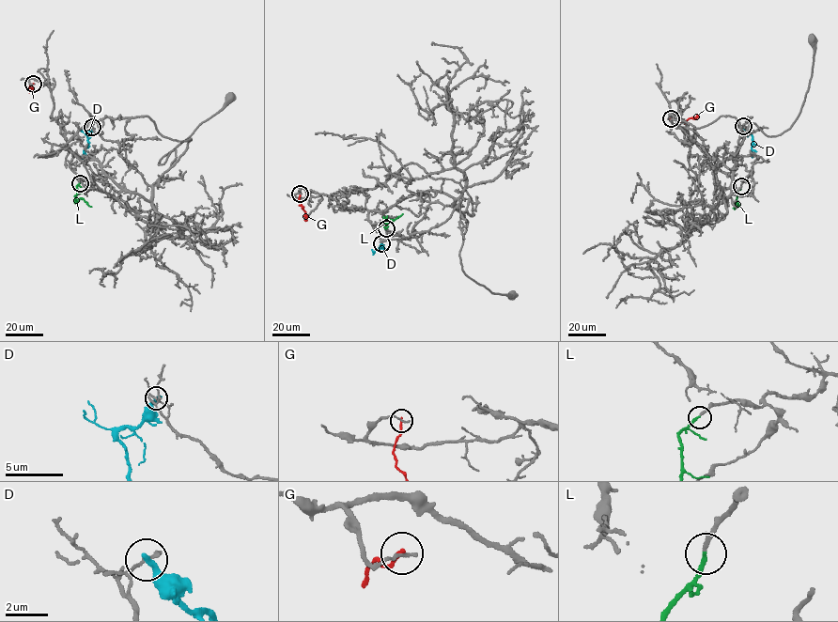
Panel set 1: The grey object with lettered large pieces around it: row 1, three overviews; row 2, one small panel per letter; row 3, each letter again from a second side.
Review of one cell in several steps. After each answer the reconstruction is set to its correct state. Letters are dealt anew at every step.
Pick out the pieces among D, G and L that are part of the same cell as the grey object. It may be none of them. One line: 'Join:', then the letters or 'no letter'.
Join: L

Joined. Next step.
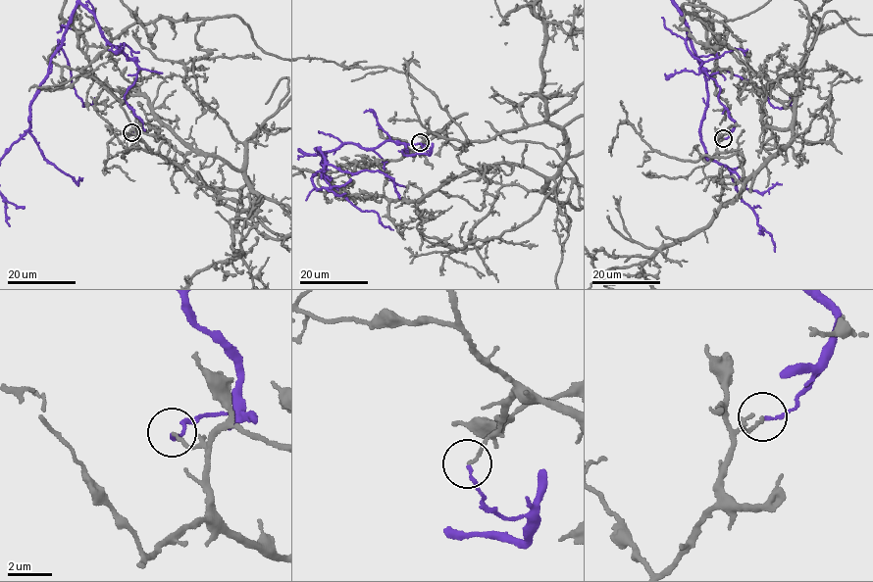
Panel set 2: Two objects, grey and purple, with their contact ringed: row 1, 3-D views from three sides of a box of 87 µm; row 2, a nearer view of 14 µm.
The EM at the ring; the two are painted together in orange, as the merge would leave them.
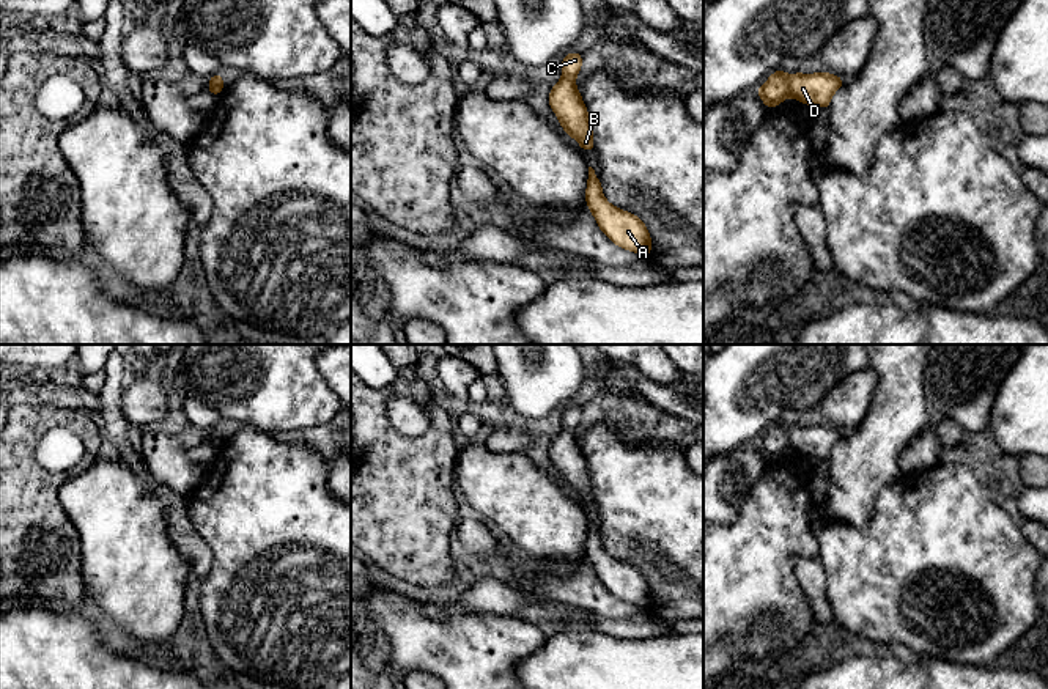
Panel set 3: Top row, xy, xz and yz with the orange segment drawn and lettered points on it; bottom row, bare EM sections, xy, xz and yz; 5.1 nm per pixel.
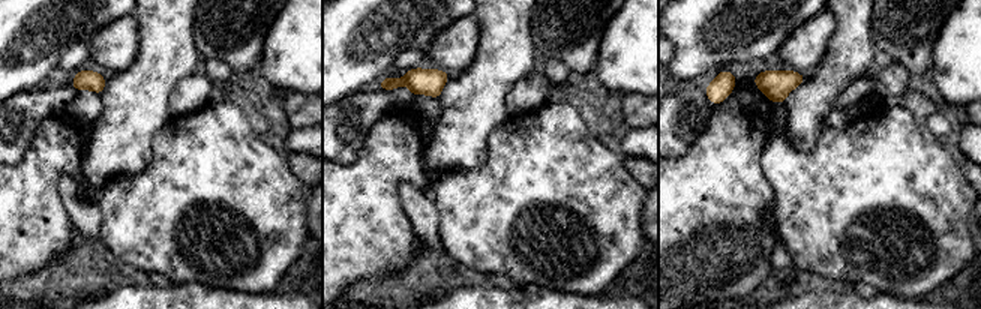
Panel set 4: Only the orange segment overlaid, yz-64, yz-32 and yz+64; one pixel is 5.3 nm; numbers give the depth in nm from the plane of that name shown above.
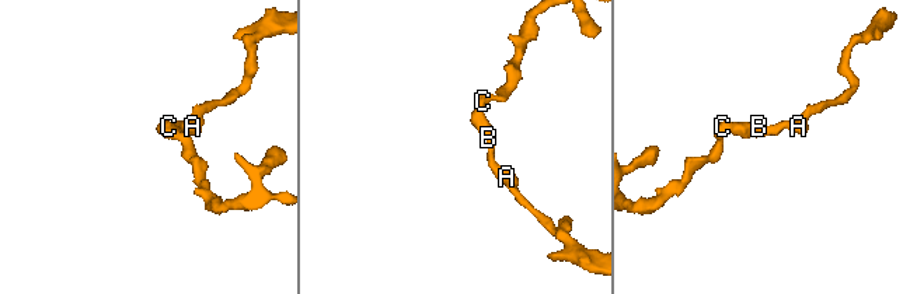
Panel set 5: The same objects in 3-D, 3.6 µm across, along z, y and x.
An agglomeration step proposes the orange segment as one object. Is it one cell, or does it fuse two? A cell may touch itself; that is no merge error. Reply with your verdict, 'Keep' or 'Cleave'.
Cleave

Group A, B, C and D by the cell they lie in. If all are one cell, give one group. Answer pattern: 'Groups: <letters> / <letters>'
Groups: A B D / C

